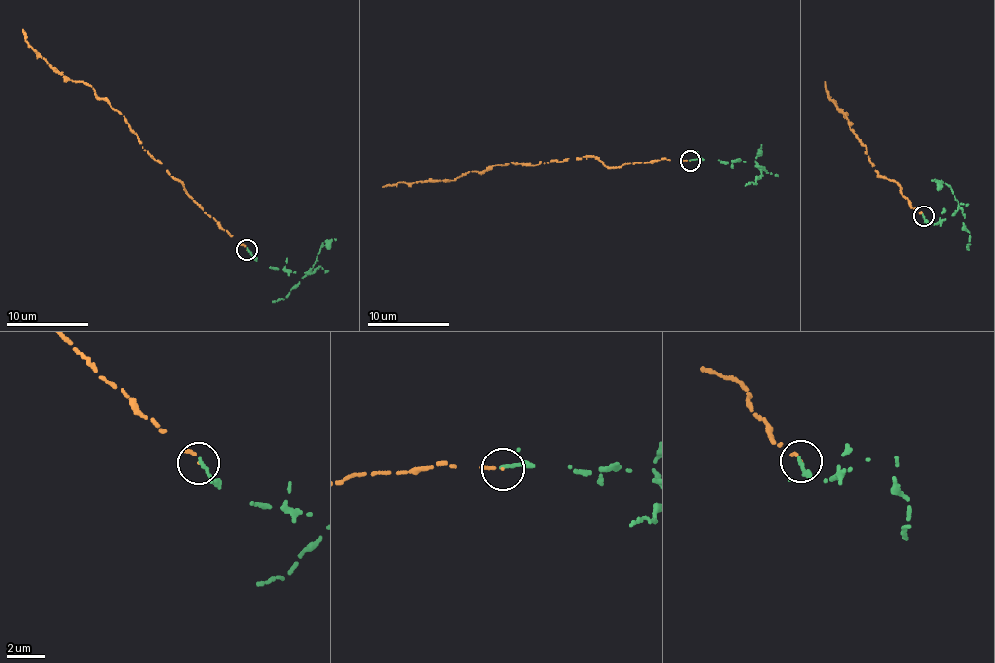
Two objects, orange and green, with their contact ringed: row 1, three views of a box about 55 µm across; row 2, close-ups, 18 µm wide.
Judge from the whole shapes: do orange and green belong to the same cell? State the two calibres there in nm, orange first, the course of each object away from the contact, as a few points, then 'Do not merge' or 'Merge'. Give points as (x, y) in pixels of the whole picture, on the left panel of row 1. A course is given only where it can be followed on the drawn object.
Thickness 150 nm (orange) against 200 nm. Course of orange: (247, 249), (142, 147), (122, 114), (98, 98), (91, 86), (56, 72), (30, 45), (22, 30). Course of green: (248, 249), (256, 260), (279, 269), (312, 273), (315, 270), (311, 269), (284, 298), (272, 303). Do not merge

